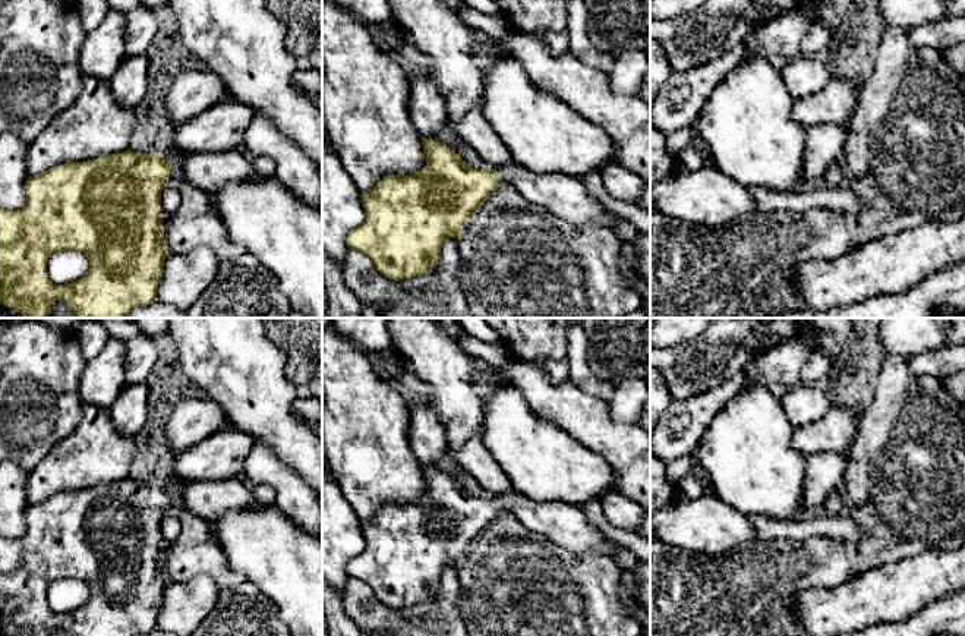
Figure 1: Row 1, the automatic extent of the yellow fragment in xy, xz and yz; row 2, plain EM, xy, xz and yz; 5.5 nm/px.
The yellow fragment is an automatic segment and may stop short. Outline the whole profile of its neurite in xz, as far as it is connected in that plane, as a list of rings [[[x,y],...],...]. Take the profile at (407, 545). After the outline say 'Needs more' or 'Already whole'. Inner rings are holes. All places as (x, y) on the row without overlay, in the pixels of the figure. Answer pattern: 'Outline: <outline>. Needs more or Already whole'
Outline: [[[422,466],[422,472],[426,494],[416,503],[388,503],[370,520],[360,523],[365,550],[347,564],[347,576],[370,586],[378,599],[390,608],[400,610],[432,599],[438,594],[444,569],[457,566],[470,544],[502,511],[575,554],[593,552],[614,558],[621,548],[589,523],[581,507],[558,501],[537,503],[515,491],[501,497],[476,498],[438,467]]]. Needs more

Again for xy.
Outline: [[[126,478],[82,491],[59,492],[29,504],[25,511],[26,532],[22,538],[0,536],[0,632],[9,636],[51,636],[60,629],[70,636],[136,636],[157,629],[164,589],[168,583],[160,548],[161,520],[167,513],[186,510],[206,520],[228,511],[245,511],[264,504],[237,478],[185,484],[174,498],[163,484]],[[59,579],[79,579],[89,588],[89,599],[63,614],[48,607],[48,585]]]. Needs more

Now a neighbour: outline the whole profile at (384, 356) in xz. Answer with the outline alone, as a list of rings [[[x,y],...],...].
[[[394,344],[390,349],[384,349],[379,352],[372,352],[370,358],[375,359],[381,366],[387,366],[391,360],[394,360],[400,353],[394,347]]]

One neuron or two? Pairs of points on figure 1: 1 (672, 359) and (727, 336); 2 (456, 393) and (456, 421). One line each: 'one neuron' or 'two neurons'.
1: one neuron
2: one neuron

